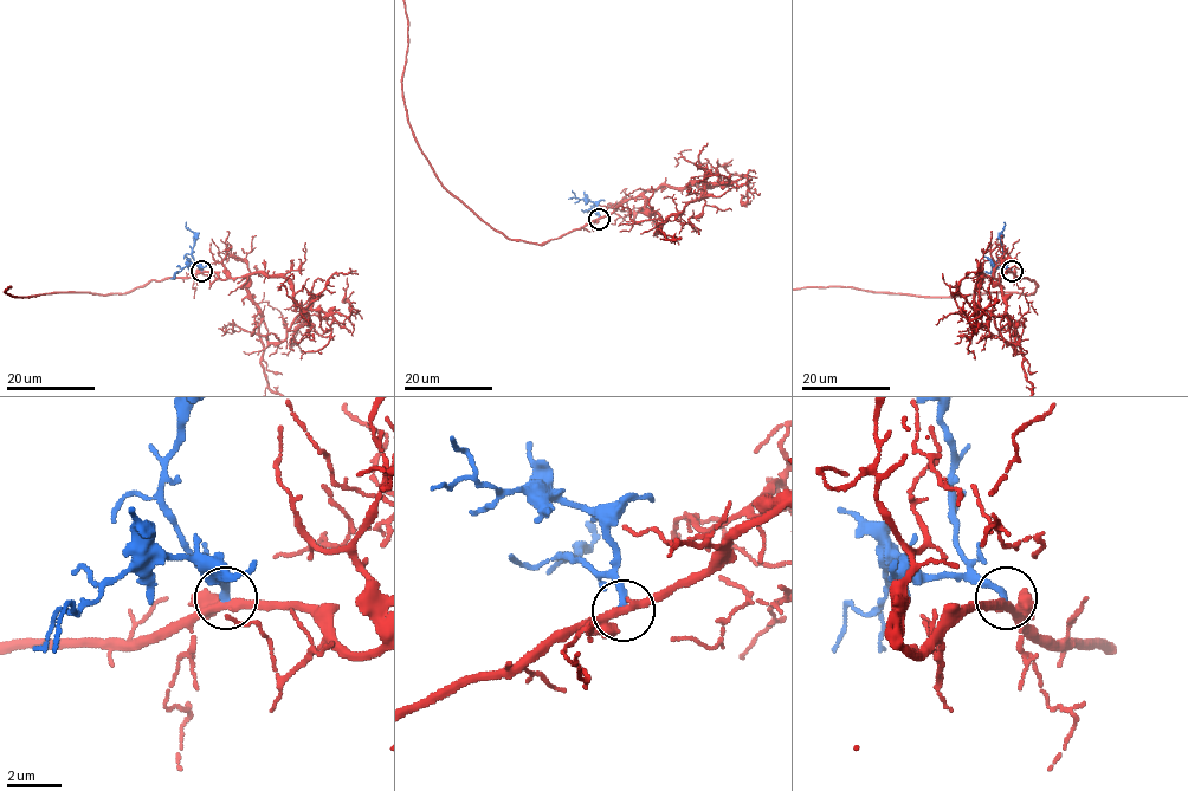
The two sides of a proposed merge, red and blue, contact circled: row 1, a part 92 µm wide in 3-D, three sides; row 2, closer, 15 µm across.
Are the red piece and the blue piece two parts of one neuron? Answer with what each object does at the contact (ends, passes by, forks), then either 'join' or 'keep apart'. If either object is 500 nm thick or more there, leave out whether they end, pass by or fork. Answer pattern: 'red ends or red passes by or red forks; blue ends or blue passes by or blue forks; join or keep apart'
red passes by; blue ends; keep apart

